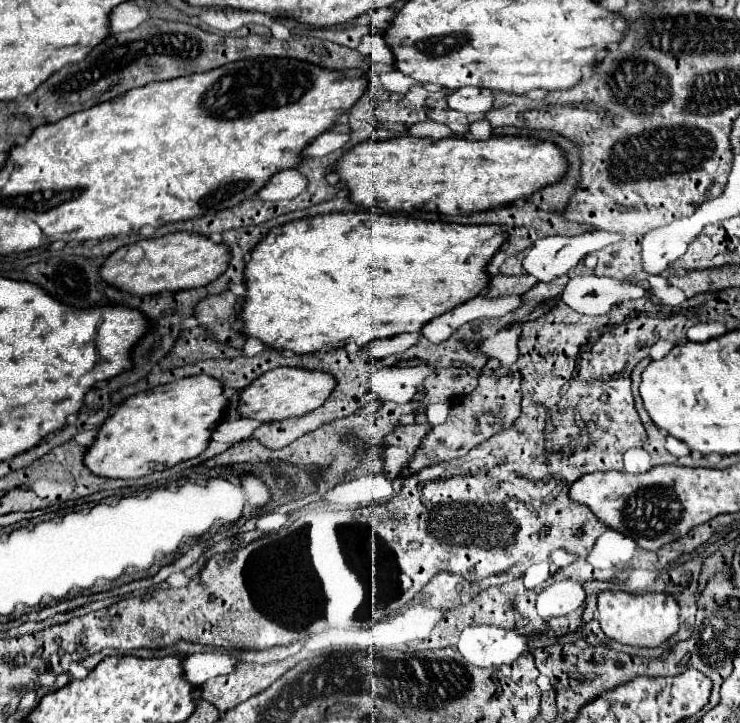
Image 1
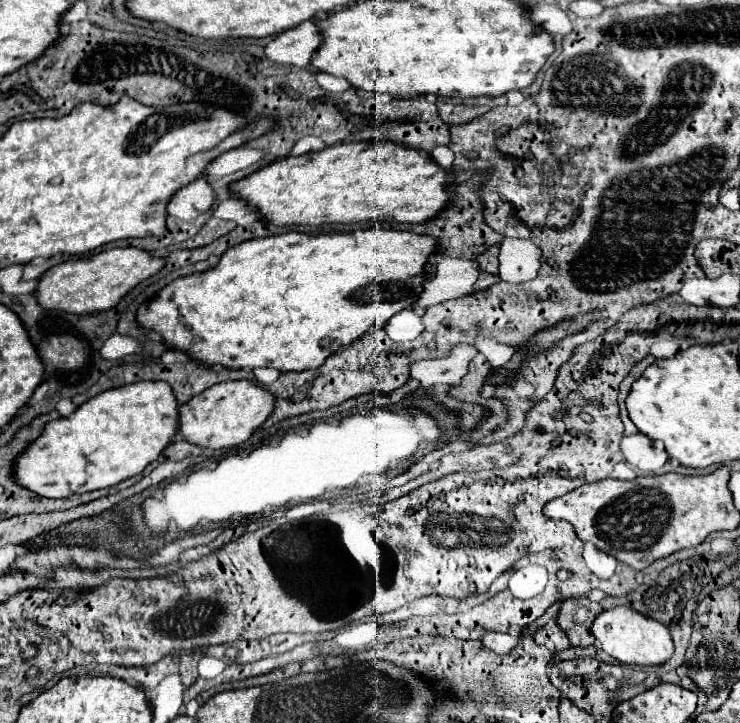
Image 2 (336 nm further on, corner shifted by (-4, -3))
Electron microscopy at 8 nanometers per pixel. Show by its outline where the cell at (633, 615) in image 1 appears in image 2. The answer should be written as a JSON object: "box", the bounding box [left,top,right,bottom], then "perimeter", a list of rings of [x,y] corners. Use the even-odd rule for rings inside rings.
{"box":[593,605,673,665],"perimeter":[[[617,605],[599,613],[593,621],[593,635],[611,657],[627,665],[659,665],[673,655],[673,639],[669,629],[661,621],[645,617],[633,607]]]}

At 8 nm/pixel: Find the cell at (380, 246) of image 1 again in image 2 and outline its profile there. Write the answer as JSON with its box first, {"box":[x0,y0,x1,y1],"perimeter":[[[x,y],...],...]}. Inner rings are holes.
{"box":[137,229,439,371],"perimeter":[[[357,229],[351,233],[319,233],[319,235],[289,231],[289,233],[281,233],[281,235],[251,239],[251,241],[243,241],[235,247],[229,247],[221,255],[221,261],[215,269],[211,269],[207,273],[195,273],[189,277],[181,277],[181,279],[175,279],[173,283],[169,283],[155,299],[151,299],[147,305],[139,307],[137,321],[145,329],[153,329],[153,331],[161,333],[167,345],[187,351],[193,359],[207,363],[207,365],[223,365],[223,367],[231,367],[231,369],[273,367],[277,371],[317,369],[325,363],[327,357],[331,357],[333,353],[351,345],[353,341],[361,339],[361,335],[367,333],[371,327],[381,329],[387,325],[387,321],[393,315],[411,307],[425,289],[425,281],[427,281],[425,265],[429,263],[429,257],[437,253],[437,249],[439,249],[439,239],[435,239],[431,235],[417,235],[411,231],[387,231],[387,229]]]}

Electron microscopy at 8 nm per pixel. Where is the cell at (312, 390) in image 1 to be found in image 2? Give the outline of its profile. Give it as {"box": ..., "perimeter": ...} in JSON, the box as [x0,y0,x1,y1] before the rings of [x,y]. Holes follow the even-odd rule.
{"box":[179,381,275,449],"perimeter":[[[225,381],[181,405],[179,411],[179,435],[183,435],[189,443],[209,449],[231,449],[245,443],[253,431],[267,421],[267,417],[275,411],[275,395],[271,395],[271,391],[261,387],[257,381]]]}

